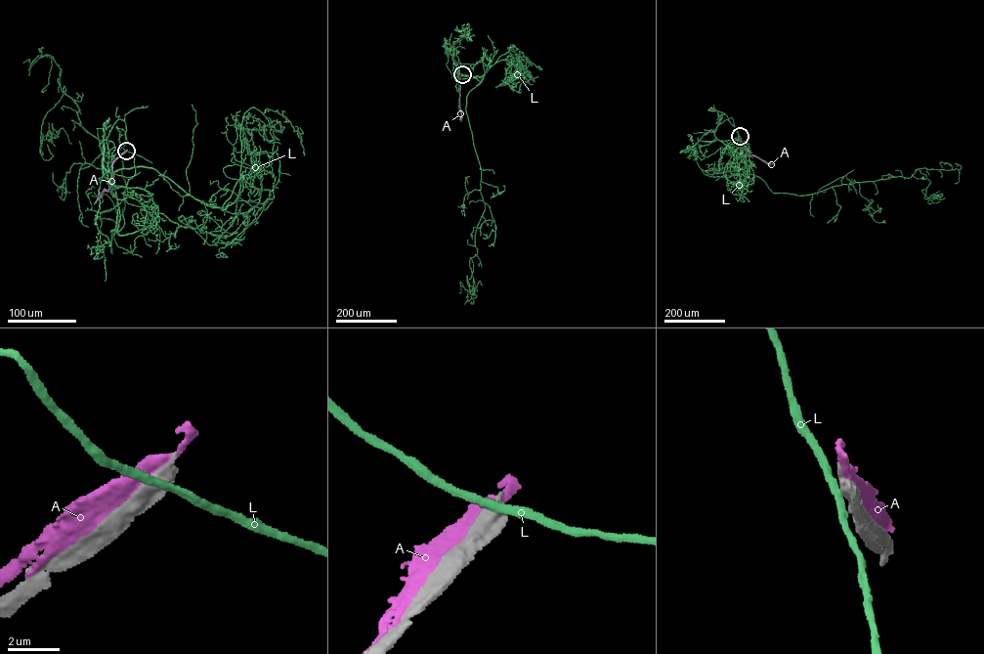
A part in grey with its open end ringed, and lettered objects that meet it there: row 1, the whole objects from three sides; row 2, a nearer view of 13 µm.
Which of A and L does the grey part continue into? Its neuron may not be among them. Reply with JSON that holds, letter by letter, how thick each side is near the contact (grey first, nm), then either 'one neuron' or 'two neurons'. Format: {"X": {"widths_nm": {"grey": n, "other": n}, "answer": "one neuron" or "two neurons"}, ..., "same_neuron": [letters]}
{"A": {"widths_nm": {"grey": 440, "other": 400}, "answer": "two neurons"}, "L": {"widths_nm": {"grey": 480, "other": 280}, "answer": "two neurons"}, "same_neuron": []}

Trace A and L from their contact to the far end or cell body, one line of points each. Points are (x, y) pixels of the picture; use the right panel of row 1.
A: (740, 136), (740, 147), (746, 152), (773, 163)
L: (739, 136), (721, 141), (737, 172), (773, 193), (919, 169), (930, 182), (924, 198), (942, 194), (932, 201)

